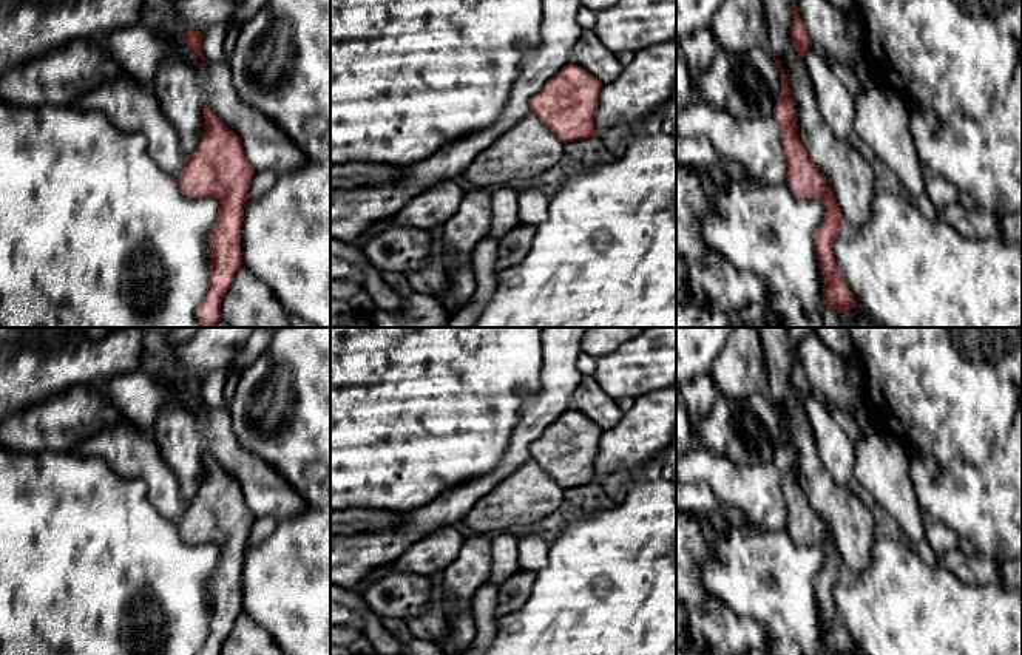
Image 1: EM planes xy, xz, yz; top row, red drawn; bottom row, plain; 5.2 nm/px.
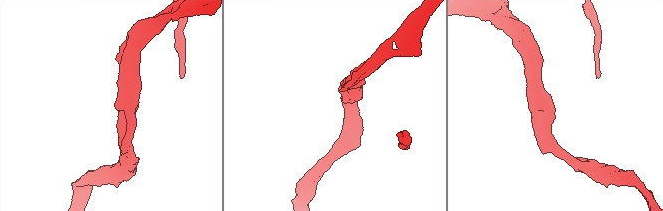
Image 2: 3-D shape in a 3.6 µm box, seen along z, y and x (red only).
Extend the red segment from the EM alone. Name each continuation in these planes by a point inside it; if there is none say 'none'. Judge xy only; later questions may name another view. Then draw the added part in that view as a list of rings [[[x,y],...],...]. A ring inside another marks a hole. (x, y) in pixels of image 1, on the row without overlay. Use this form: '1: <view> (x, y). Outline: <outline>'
none

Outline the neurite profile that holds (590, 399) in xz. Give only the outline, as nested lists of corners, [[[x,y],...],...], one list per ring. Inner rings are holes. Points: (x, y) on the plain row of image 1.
[[[593,375],[580,378],[579,386],[571,395],[570,409],[585,414],[602,431],[616,426],[624,417],[616,399],[608,395]]]

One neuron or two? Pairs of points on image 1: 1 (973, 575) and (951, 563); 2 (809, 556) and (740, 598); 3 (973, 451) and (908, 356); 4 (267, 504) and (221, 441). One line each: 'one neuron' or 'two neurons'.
1: one neuron
2: one neuron
3: one neuron
4: one neuron

